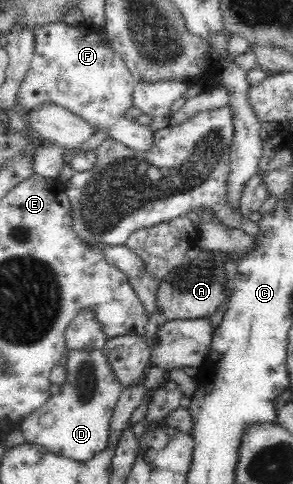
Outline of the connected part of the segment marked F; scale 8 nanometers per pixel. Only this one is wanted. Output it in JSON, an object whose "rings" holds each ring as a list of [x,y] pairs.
{"rings":[[[61,21],[33,29],[33,56],[21,83],[18,103],[26,113],[52,103],[133,151],[152,149],[154,132],[126,114],[133,107],[136,85],[130,70],[103,34],[97,33],[97,29],[92,33],[86,31],[86,27],[70,26]]]}

